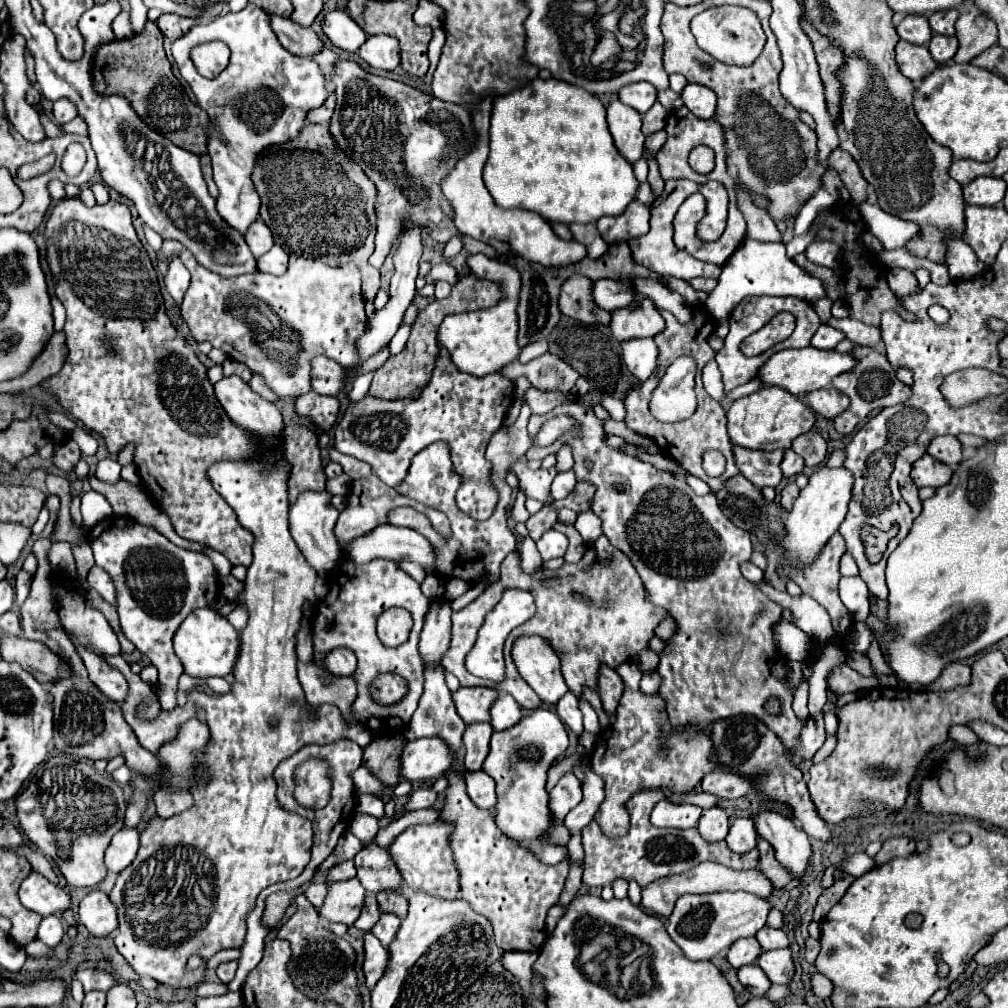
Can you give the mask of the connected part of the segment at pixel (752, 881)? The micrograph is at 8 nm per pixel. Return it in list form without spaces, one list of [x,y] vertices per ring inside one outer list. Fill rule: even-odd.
[[[702,862],[682,874],[676,874],[676,876],[666,876],[660,878],[660,880],[654,880],[650,886],[644,886],[642,888],[642,908],[658,914],[658,916],[664,916],[668,918],[670,916],[670,910],[674,908],[674,902],[684,896],[684,894],[710,894],[710,892],[736,892],[736,890],[744,890],[744,892],[750,892],[754,896],[760,896],[760,898],[768,898],[772,894],[772,886],[770,882],[766,882],[766,878],[762,878],[762,874],[758,874],[758,870],[730,870],[722,864],[716,864],[716,862]]]

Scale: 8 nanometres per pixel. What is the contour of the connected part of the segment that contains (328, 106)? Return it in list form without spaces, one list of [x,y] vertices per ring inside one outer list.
[[[330,94],[330,98],[328,98],[320,108],[310,110],[310,118],[308,118],[308,122],[310,122],[310,124],[328,124],[330,118],[332,118],[334,106],[336,106],[336,96]]]

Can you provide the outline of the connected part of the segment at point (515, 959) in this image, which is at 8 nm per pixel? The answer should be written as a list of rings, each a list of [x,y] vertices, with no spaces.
[[[504,952],[504,958],[502,958],[506,970],[514,972],[514,976],[520,980],[524,996],[528,994],[530,972],[532,972],[532,964],[536,962],[536,958],[538,958],[538,952]]]

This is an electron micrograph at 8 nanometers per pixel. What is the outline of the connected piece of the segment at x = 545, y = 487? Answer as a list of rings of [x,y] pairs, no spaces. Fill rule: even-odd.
[[[520,458],[512,472],[518,474],[519,488],[522,488],[526,492],[528,498],[534,498],[534,500],[540,500],[540,502],[548,502],[548,506],[554,502],[552,496],[550,496],[550,484],[556,476],[556,470],[550,468],[550,470],[528,470],[527,458]]]

